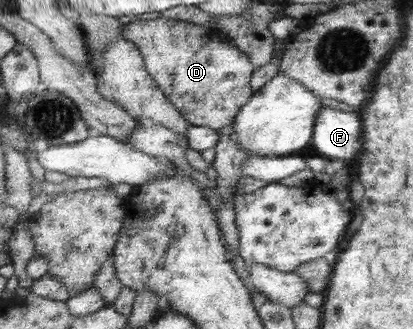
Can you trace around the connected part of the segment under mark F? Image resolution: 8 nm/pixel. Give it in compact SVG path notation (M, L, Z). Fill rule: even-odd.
M324 106L317 113L312 145L334 163L356 163L363 148L360 113Z

